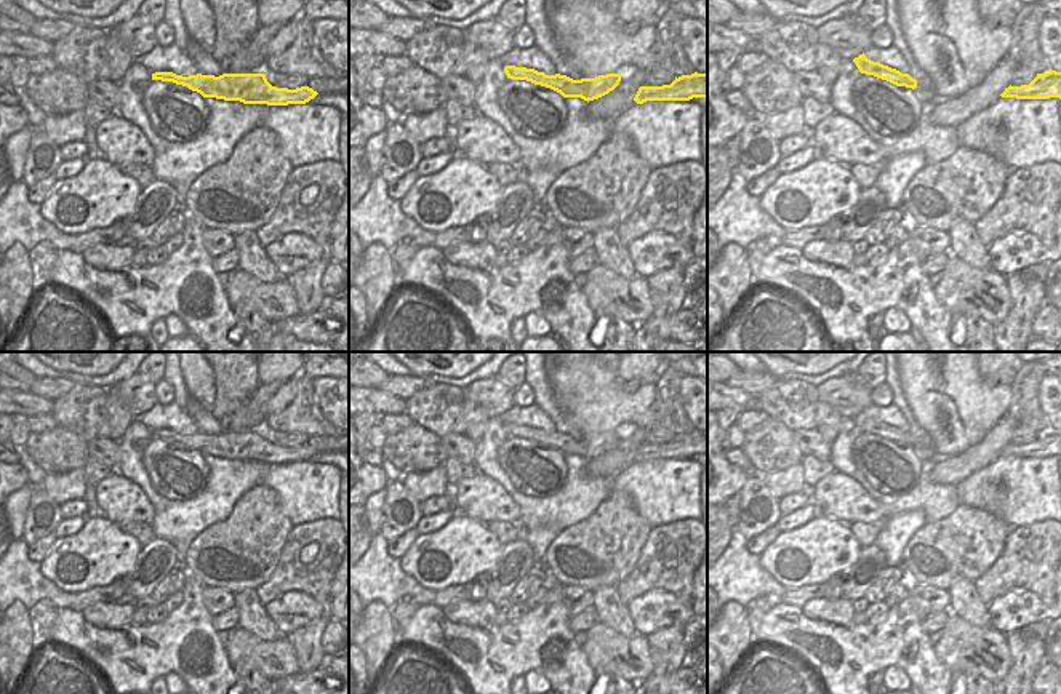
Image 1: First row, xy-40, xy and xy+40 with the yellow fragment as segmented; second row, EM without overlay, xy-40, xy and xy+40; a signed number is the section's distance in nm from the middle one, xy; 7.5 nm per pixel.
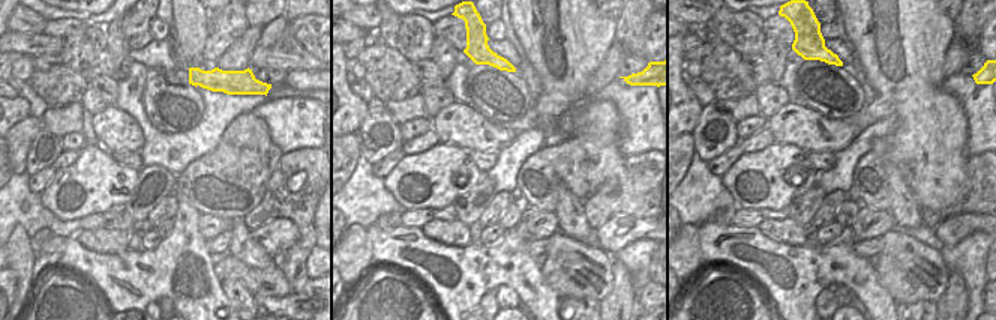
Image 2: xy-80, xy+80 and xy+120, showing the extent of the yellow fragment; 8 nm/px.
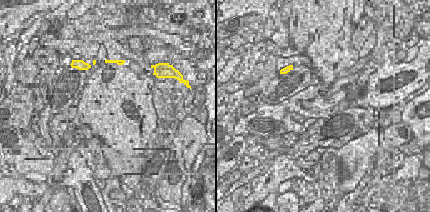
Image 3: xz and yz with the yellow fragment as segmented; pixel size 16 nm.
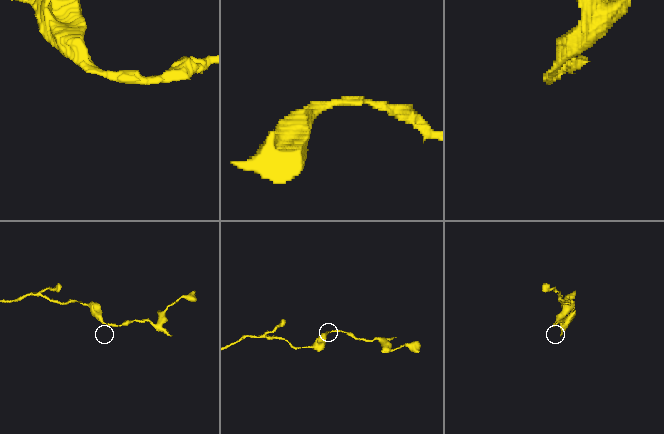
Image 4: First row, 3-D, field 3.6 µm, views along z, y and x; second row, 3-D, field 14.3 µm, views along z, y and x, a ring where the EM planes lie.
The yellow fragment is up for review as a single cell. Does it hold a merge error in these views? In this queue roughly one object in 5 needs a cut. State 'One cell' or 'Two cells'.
One cell

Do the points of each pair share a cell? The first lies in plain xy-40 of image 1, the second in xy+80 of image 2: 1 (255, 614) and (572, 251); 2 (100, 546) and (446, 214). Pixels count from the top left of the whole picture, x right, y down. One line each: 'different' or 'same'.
1: different
2: different

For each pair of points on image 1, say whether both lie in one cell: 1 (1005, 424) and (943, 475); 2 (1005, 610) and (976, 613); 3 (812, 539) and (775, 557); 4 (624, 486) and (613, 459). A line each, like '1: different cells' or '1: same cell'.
1: same cell
2: different cells
3: same cell
4: different cells

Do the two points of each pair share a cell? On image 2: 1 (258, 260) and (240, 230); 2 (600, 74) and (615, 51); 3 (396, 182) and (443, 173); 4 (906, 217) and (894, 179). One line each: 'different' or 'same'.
1: same
2: same
3: same
4: same

